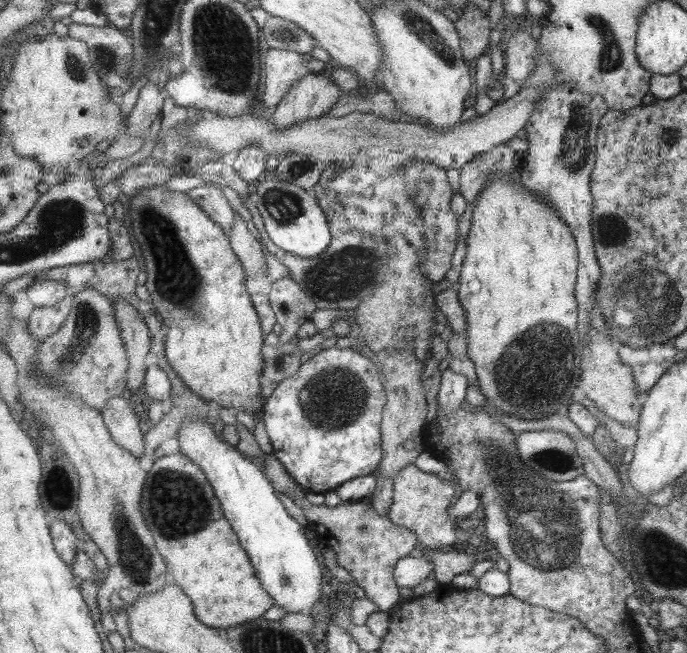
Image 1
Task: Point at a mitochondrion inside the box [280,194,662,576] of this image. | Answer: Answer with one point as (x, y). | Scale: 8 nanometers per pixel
(522, 372)

